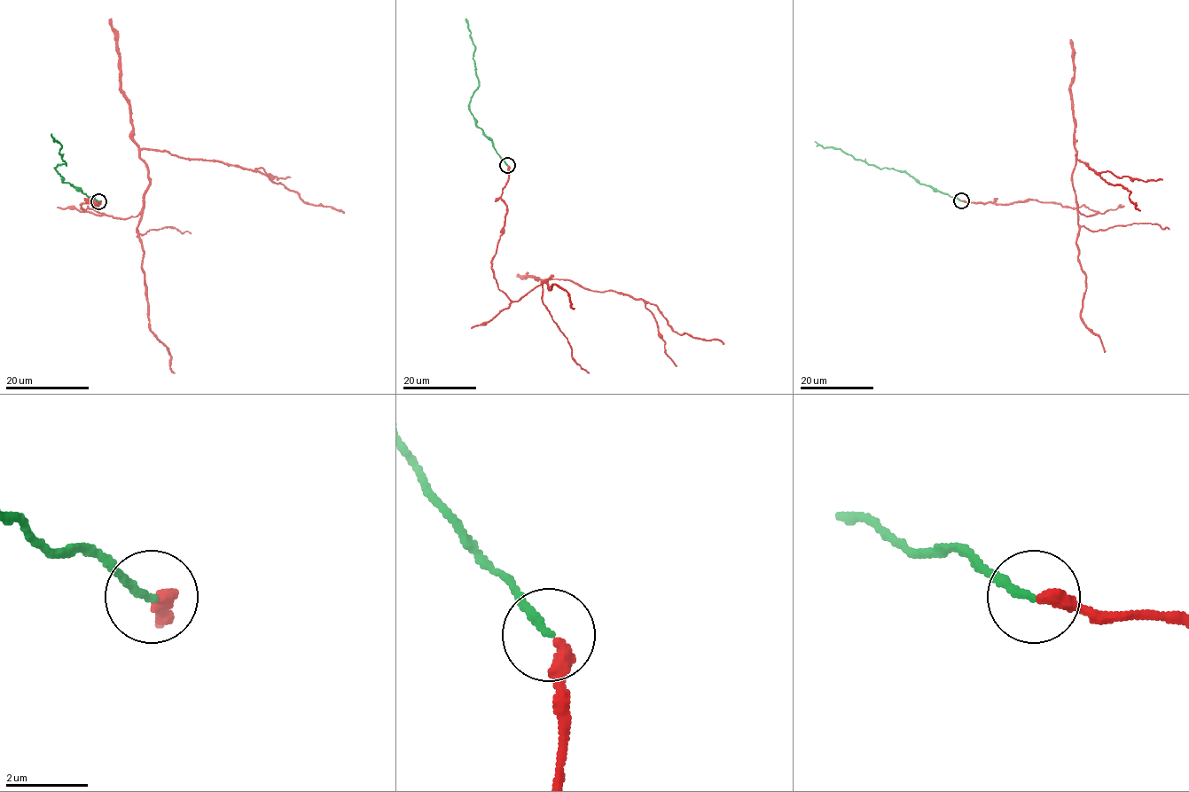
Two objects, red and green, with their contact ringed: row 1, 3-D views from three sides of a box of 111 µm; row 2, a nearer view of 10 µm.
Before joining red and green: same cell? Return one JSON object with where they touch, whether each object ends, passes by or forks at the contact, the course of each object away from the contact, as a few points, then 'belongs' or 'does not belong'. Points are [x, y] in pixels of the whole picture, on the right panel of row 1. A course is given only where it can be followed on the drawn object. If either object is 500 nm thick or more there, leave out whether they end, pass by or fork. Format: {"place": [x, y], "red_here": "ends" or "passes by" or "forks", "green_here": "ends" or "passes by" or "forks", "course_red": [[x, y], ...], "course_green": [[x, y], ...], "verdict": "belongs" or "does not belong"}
{"place": [961, 200], "red_here": "ends", "green_here": "ends", "course_red": [[962, 200], [1084, 205], [1097, 211], [1090, 215], [1076, 204], [1075, 154], [1104, 180], [1122, 184], [1139, 210]], "course_green": [[962, 200], [921, 184], [906, 172], [880, 169], [840, 149], [823, 147], [814, 142]], "verdict": "belongs"}

